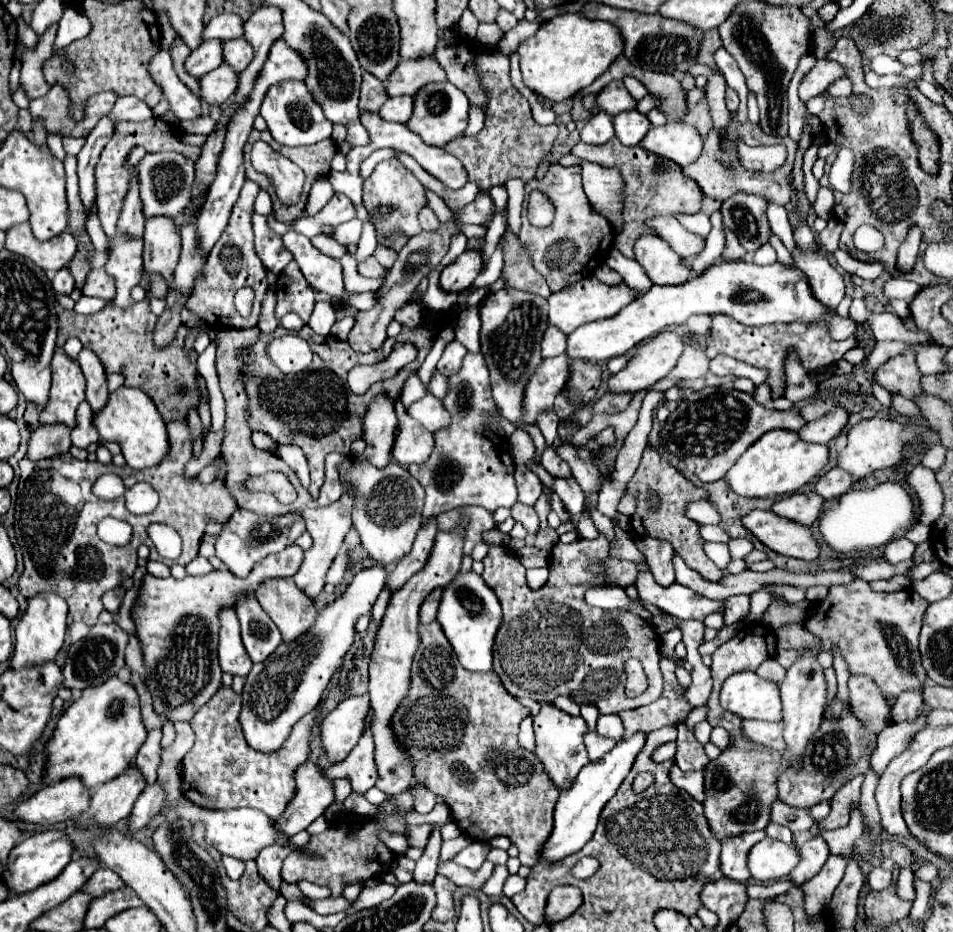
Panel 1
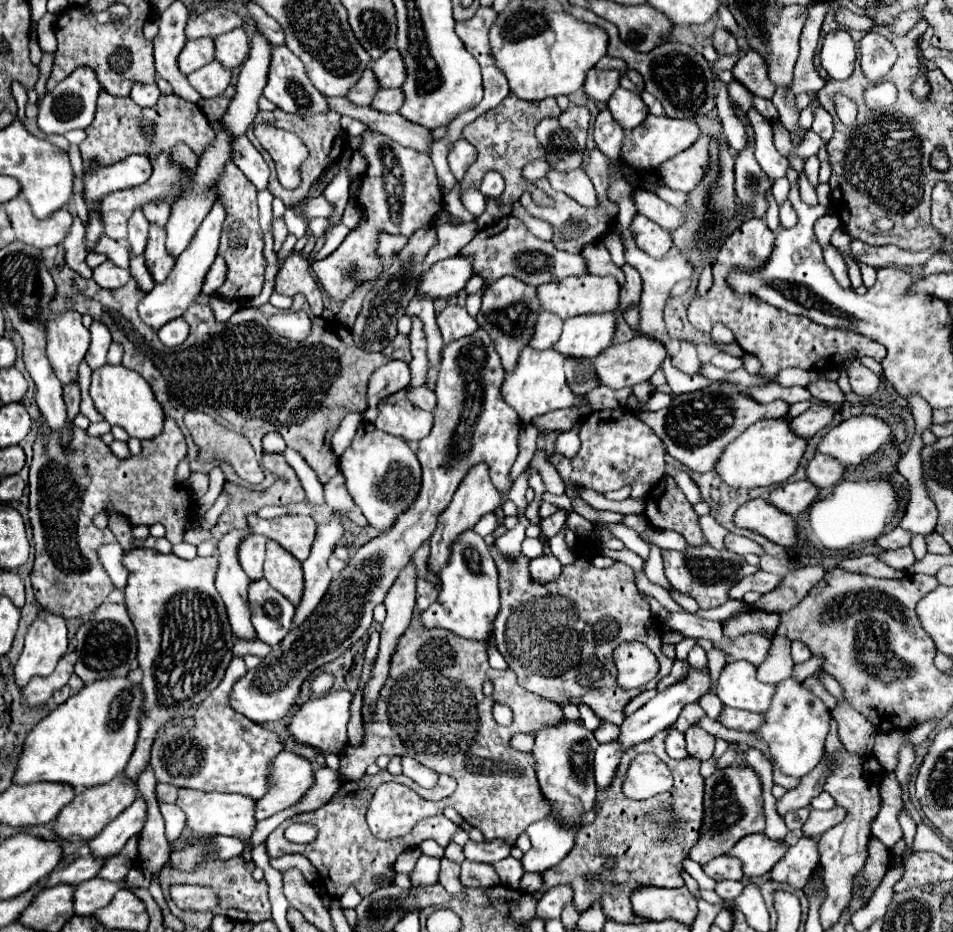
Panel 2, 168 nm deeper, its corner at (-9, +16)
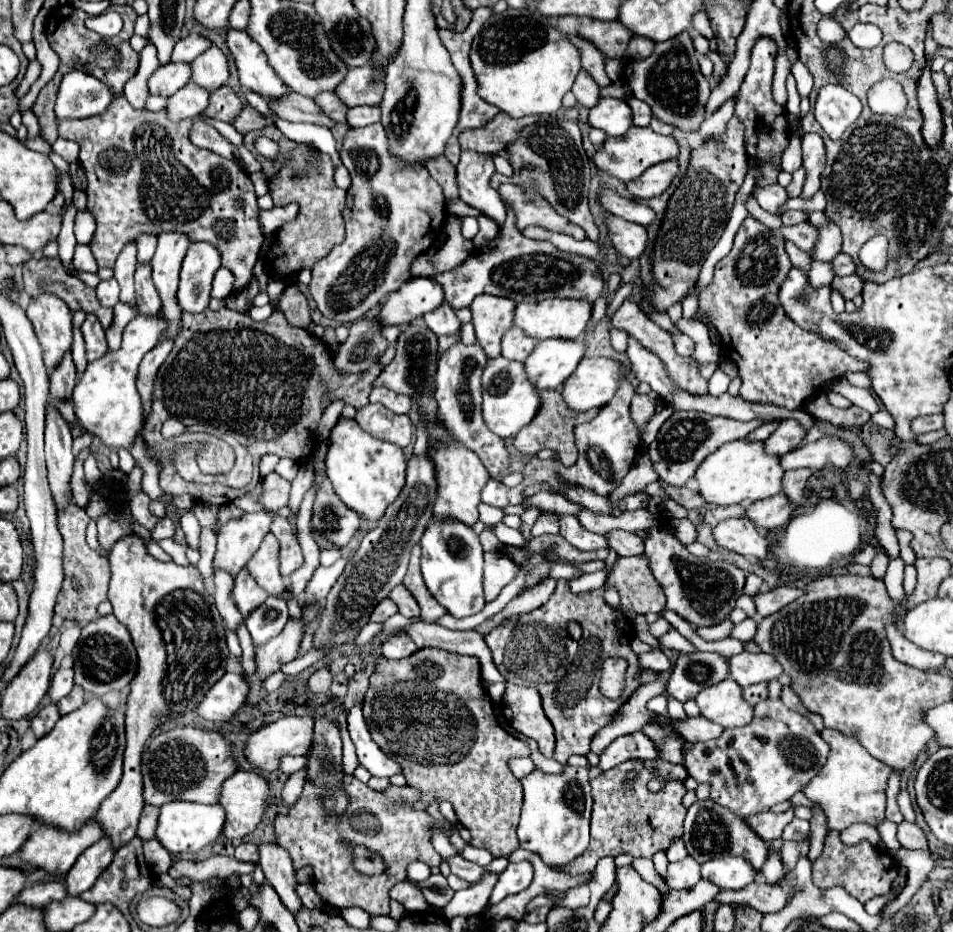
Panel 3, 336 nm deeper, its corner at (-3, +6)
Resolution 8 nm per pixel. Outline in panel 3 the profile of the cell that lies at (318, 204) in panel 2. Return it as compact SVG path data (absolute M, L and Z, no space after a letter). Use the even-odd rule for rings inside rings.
M288 204L284 208L272 208L272 210L260 210L258 212L258 224L262 226L262 234L274 234L282 222L288 222L298 214L298 204Z

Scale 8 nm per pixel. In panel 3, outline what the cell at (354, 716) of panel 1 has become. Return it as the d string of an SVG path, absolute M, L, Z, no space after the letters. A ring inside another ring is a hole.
M286 716L250 734L244 746L244 758L252 768L272 772L278 768L282 756L306 754L306 750L310 750L310 742L312 718Z

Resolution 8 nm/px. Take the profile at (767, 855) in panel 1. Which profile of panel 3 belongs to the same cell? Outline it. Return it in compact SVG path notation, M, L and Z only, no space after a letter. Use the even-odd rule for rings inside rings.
M726 856L726 858L716 858L710 862L704 862L700 874L702 874L702 878L710 880L718 888L732 888L732 890L748 886L750 882L754 882L758 878L758 874L754 874L750 862L746 862L740 856Z

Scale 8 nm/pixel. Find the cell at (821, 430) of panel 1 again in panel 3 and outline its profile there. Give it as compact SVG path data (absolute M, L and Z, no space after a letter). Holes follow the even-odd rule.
M786 420L780 422L780 426L776 428L776 432L772 432L766 440L764 440L764 450L768 454L774 456L782 456L790 450L796 450L800 440L806 436L806 432L802 430L802 426L798 426L798 422L794 420Z

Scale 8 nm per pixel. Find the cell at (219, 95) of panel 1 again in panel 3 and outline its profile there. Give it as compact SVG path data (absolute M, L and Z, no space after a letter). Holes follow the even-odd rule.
M192 82L186 84L182 90L172 94L166 104L166 118L172 122L182 122L188 118L196 118L206 106L208 106L206 90L200 90L200 86L194 86Z

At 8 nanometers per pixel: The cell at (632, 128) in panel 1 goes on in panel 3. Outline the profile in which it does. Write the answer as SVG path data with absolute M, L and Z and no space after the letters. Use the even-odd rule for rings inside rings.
M600 98L598 104L590 108L588 122L608 136L622 136L632 126L632 110L626 100Z

